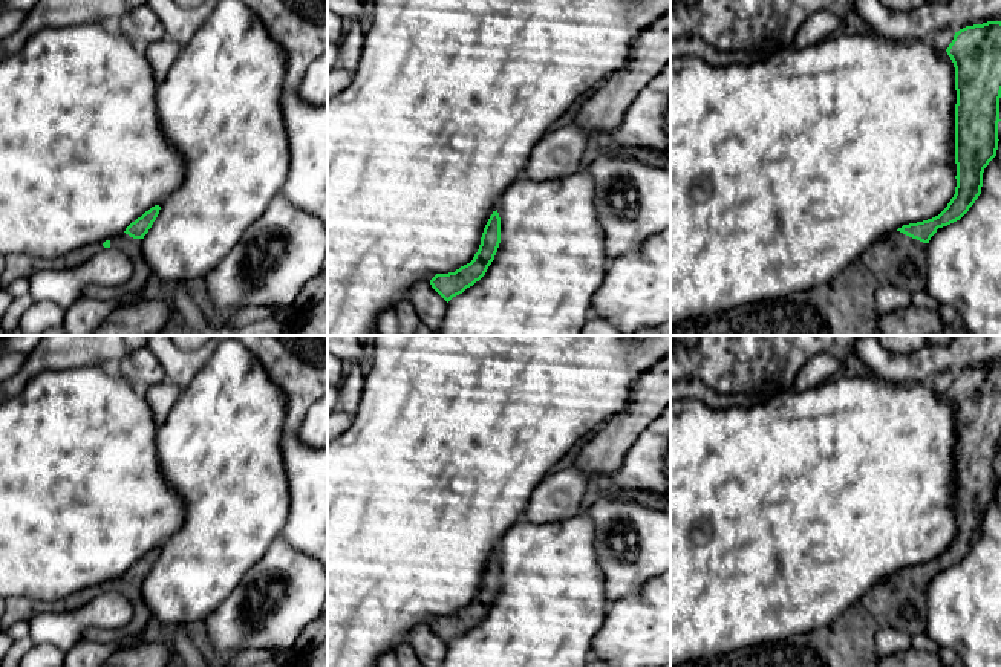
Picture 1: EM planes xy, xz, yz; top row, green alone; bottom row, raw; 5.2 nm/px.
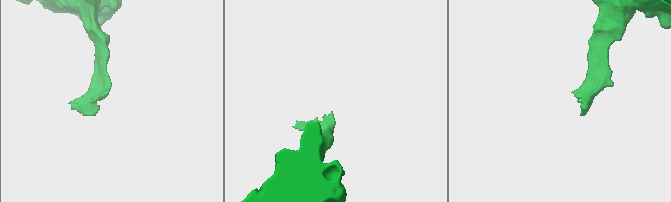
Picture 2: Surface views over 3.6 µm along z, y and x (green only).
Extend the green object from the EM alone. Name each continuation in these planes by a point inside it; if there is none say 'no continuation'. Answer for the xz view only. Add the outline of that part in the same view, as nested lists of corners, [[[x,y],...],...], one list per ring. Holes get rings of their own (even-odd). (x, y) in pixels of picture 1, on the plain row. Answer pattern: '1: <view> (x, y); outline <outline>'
no continuation

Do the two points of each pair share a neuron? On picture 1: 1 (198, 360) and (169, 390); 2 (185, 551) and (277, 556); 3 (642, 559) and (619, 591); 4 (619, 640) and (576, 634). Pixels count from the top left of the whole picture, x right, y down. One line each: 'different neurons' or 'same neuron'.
1: different neurons
2: different neurons
3: same neuron
4: different neurons

